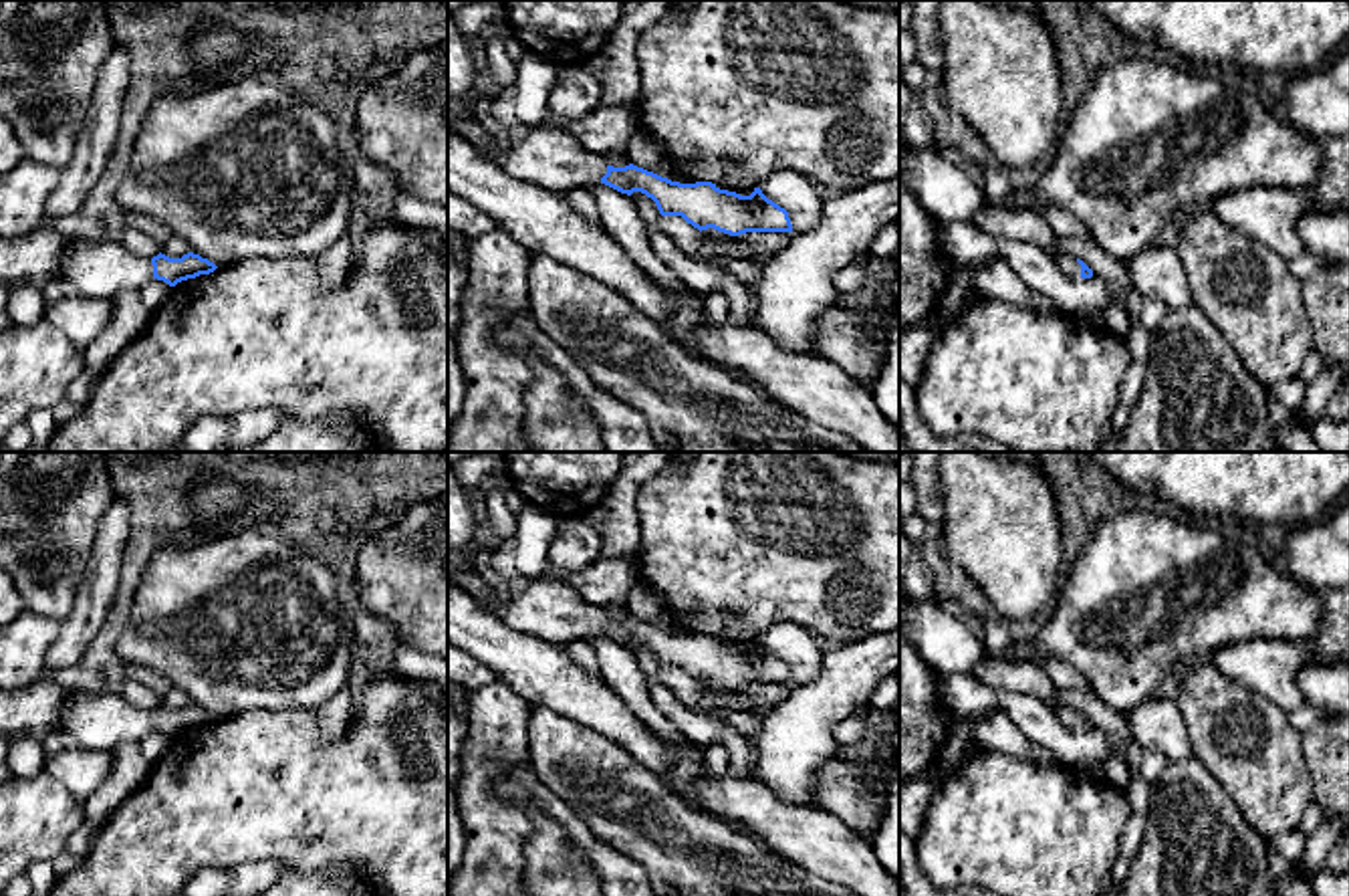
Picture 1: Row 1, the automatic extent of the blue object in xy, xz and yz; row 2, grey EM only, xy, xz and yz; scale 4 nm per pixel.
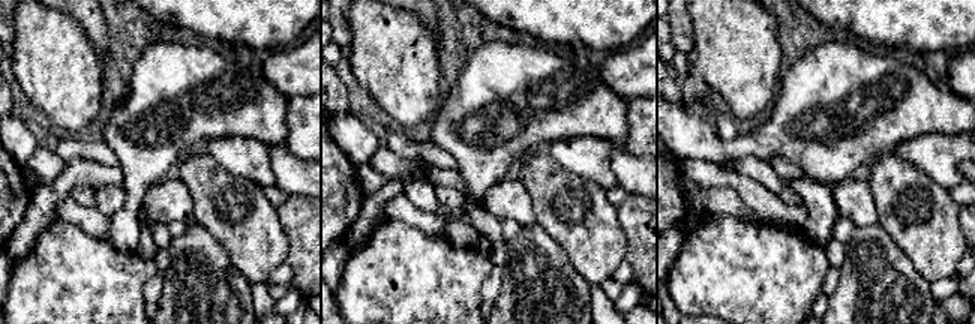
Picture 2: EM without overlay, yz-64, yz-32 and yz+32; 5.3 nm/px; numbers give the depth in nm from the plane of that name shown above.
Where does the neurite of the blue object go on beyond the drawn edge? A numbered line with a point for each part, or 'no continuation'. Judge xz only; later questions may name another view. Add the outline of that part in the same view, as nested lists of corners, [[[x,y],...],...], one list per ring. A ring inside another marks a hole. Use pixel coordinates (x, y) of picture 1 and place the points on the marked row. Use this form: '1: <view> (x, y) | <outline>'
1: xz (551, 158) | [[[448,113],[448,125],[478,145],[486,157],[518,180],[544,186],[565,196],[573,188],[591,190],[607,174],[607,161],[591,153],[575,135],[550,127],[532,127],[504,155],[490,127],[478,119]]]

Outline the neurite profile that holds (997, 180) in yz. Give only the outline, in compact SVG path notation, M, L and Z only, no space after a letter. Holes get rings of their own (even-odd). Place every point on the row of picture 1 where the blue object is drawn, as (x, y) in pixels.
M996 161L982 170L982 184L982 192L994 204L1006 202L1014 190L1012 174L1008 174Z

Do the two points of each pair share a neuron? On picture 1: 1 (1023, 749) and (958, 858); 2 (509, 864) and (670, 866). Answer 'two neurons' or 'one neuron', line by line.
1: two neurons
2: two neurons

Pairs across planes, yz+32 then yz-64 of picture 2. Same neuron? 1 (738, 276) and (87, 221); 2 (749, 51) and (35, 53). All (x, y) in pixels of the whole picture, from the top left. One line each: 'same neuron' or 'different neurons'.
1: different neurons
2: same neuron

